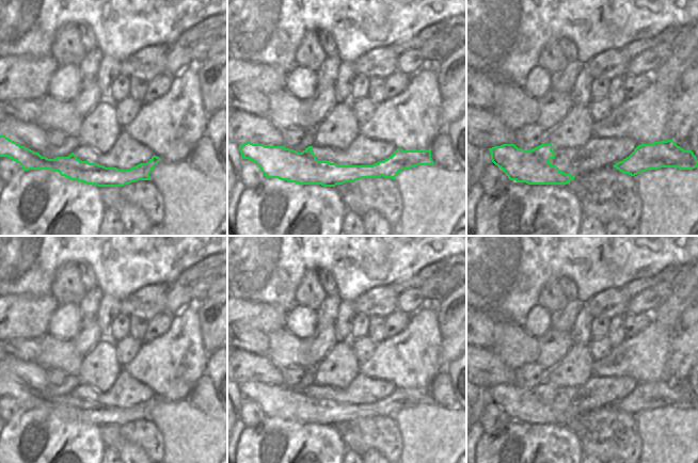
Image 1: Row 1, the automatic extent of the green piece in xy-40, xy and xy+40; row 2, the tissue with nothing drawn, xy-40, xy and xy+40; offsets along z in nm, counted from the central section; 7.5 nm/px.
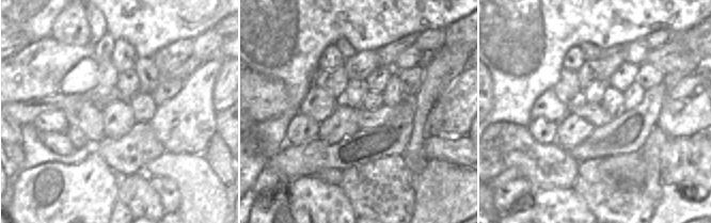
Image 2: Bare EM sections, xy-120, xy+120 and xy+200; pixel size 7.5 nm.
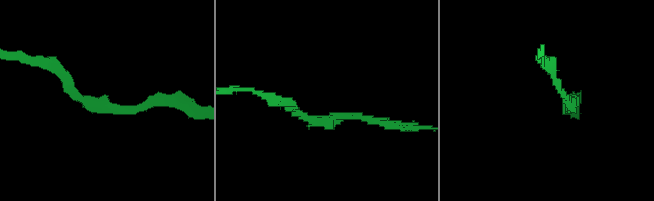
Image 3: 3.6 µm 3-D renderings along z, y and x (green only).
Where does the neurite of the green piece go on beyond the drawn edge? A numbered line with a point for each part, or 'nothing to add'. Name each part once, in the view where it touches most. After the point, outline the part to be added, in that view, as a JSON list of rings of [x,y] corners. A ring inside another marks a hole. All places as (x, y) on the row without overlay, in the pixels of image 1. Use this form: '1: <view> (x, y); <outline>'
nothing to add

